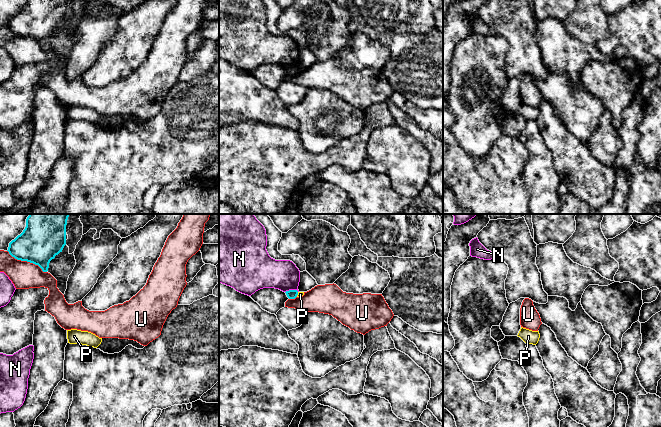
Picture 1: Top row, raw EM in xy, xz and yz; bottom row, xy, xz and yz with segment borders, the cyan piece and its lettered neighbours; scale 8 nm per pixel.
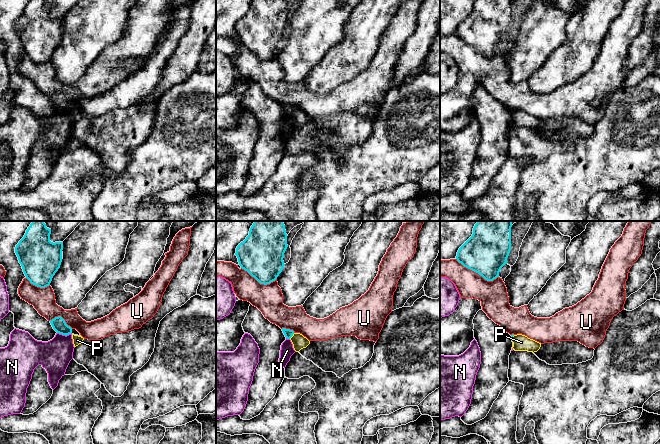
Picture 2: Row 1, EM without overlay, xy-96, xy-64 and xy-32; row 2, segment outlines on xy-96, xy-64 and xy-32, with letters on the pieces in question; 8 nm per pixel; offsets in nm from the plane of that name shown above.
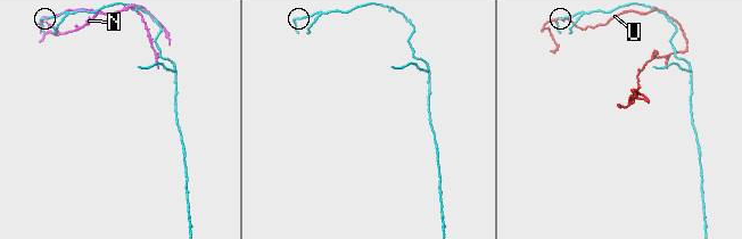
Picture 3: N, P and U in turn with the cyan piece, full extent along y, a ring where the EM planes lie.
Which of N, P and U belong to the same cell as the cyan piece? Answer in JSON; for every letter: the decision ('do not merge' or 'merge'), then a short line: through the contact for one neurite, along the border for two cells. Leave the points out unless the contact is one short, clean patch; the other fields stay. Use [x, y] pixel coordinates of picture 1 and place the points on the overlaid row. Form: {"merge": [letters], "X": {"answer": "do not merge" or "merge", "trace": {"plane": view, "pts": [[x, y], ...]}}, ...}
{"merge": [], "N": {"answer": "do not merge"}, "P": {"answer": "do not merge", "trace": {"plane": "xz", "pts": [[298, 292], [296, 296]]}}, "U": {"answer": "do not merge"}}

